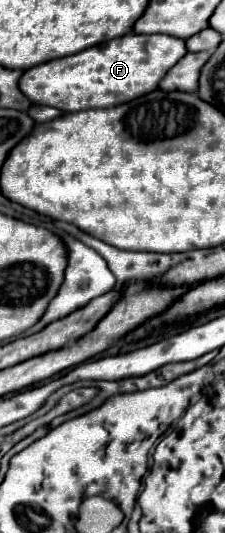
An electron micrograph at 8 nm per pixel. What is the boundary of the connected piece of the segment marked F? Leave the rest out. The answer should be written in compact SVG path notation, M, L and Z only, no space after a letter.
M137 35L123 37L89 47L81 53L53 59L23 71L19 89L35 105L51 105L61 111L81 111L111 107L133 101L157 89L163 75L187 53L185 41L171 35Z

